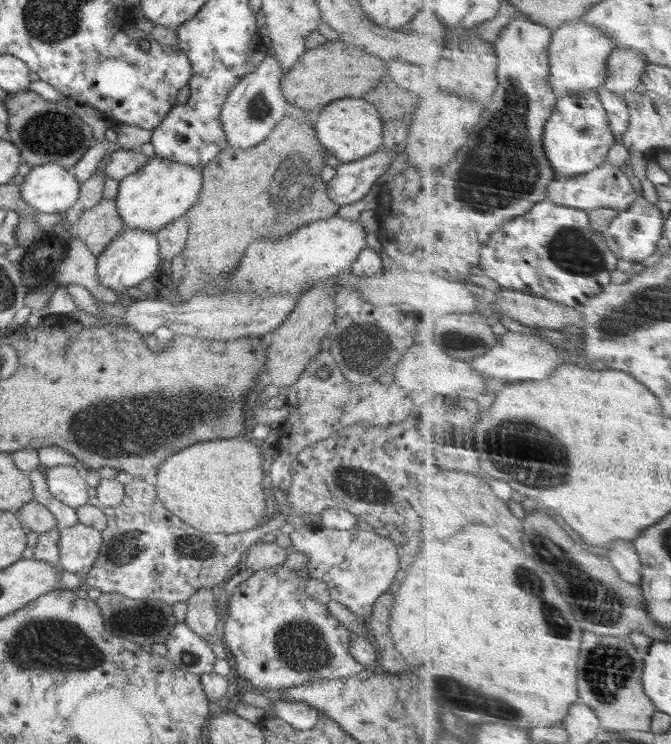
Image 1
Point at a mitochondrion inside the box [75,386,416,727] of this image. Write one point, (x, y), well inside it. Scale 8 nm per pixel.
(302, 644)

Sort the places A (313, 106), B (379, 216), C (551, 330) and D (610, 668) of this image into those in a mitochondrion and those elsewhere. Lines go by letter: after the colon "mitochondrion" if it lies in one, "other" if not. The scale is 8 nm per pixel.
A: other
B: other
C: other
D: mitochondrion

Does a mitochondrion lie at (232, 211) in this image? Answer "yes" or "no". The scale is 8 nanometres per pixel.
no

